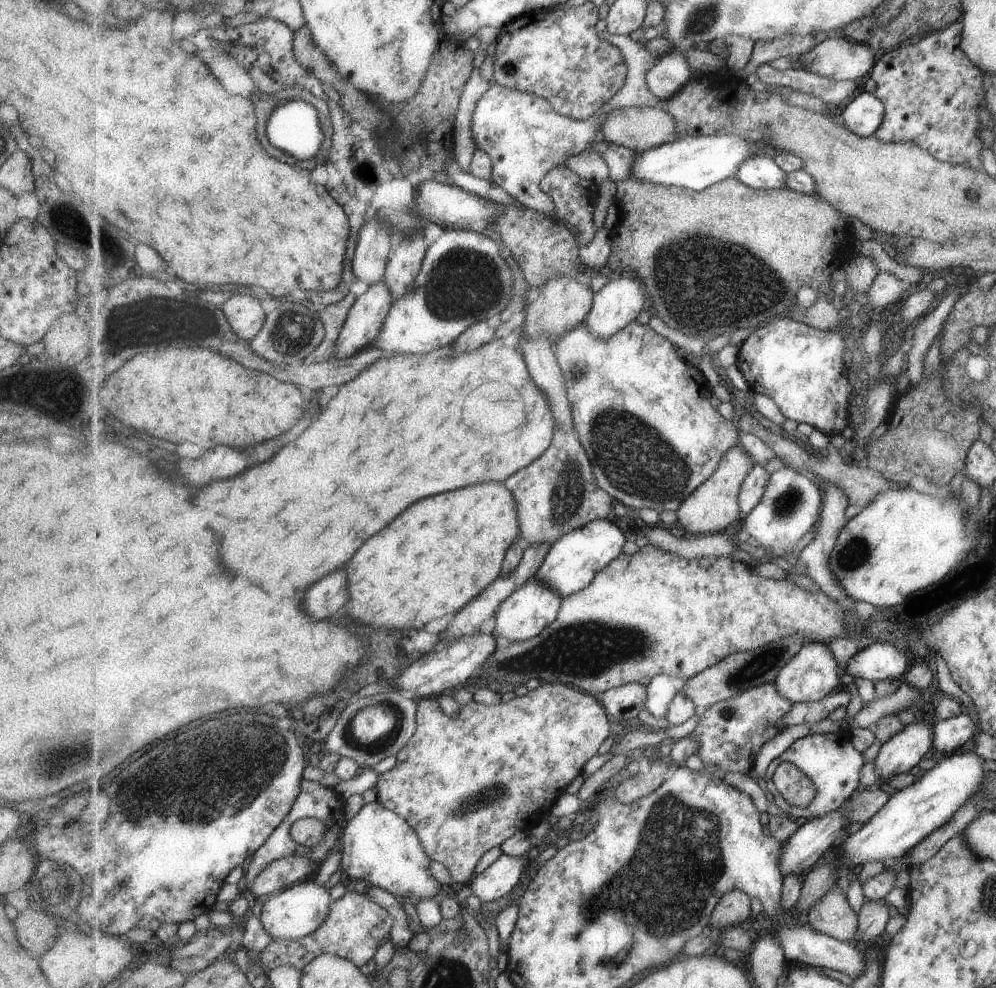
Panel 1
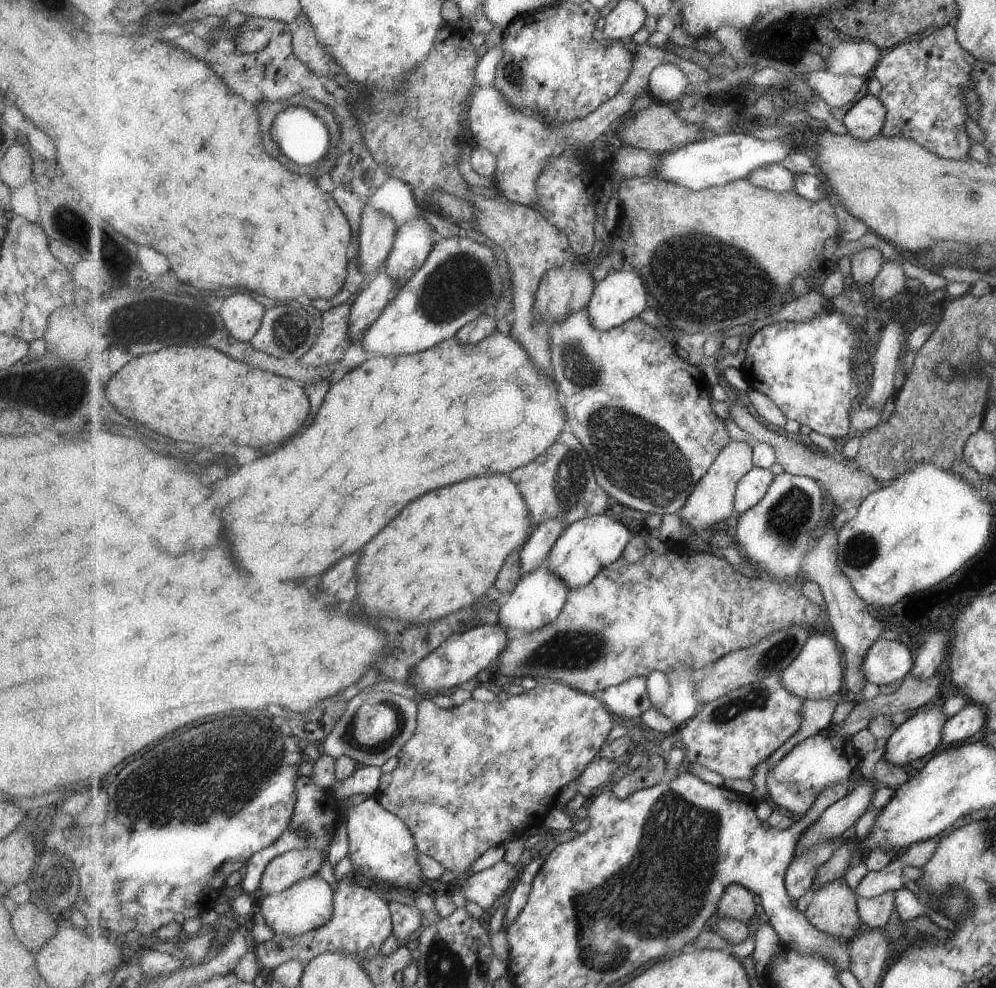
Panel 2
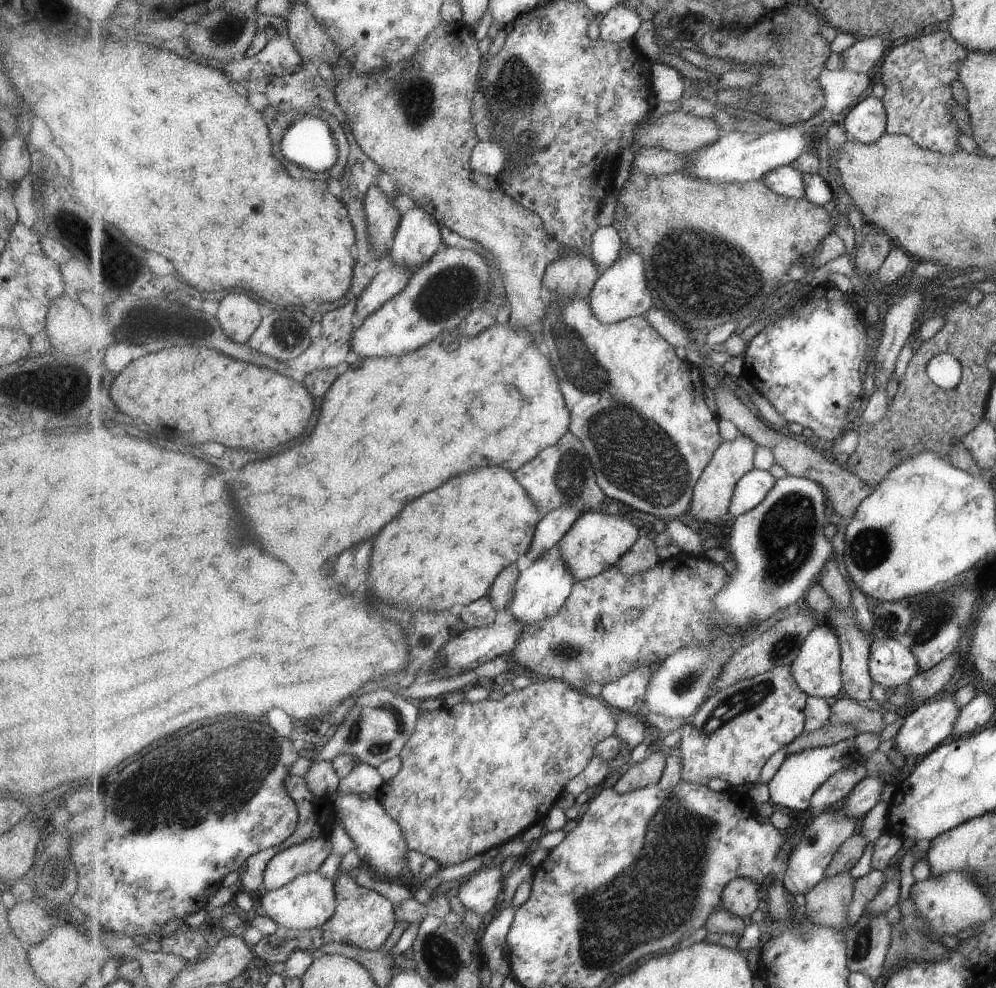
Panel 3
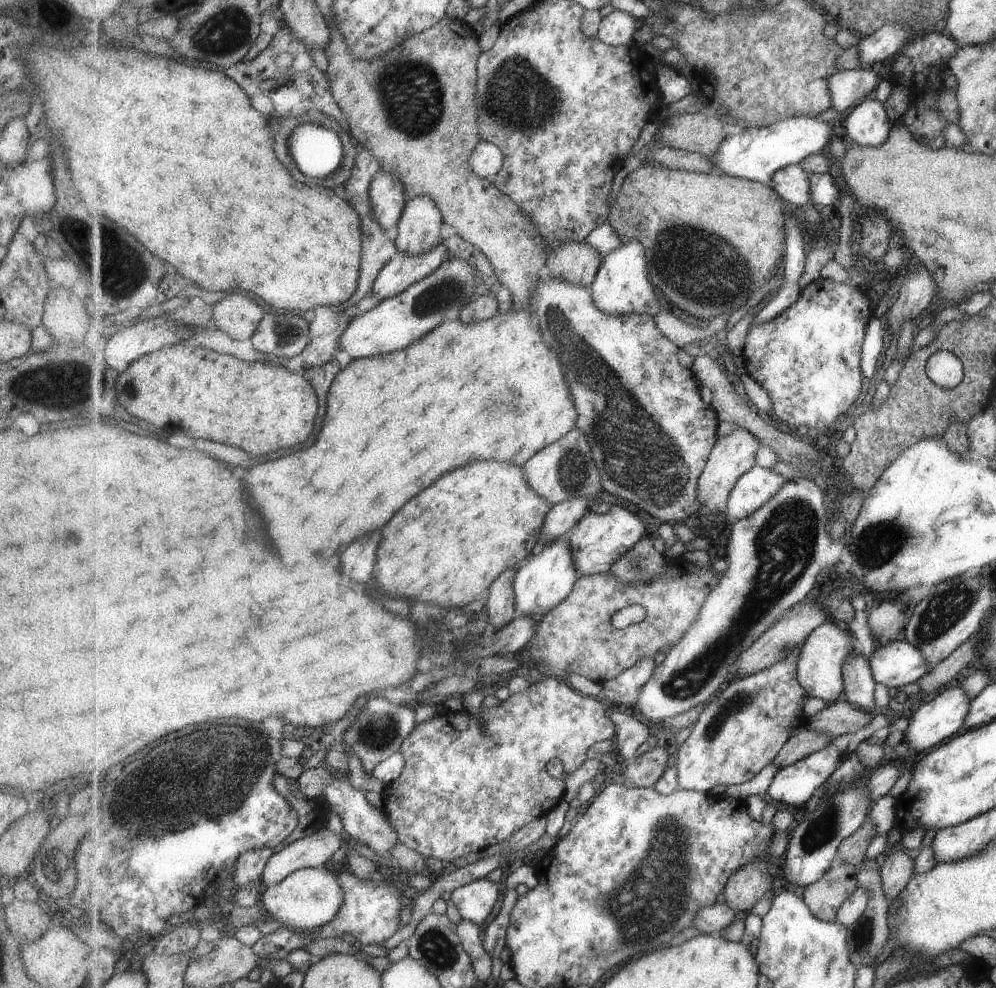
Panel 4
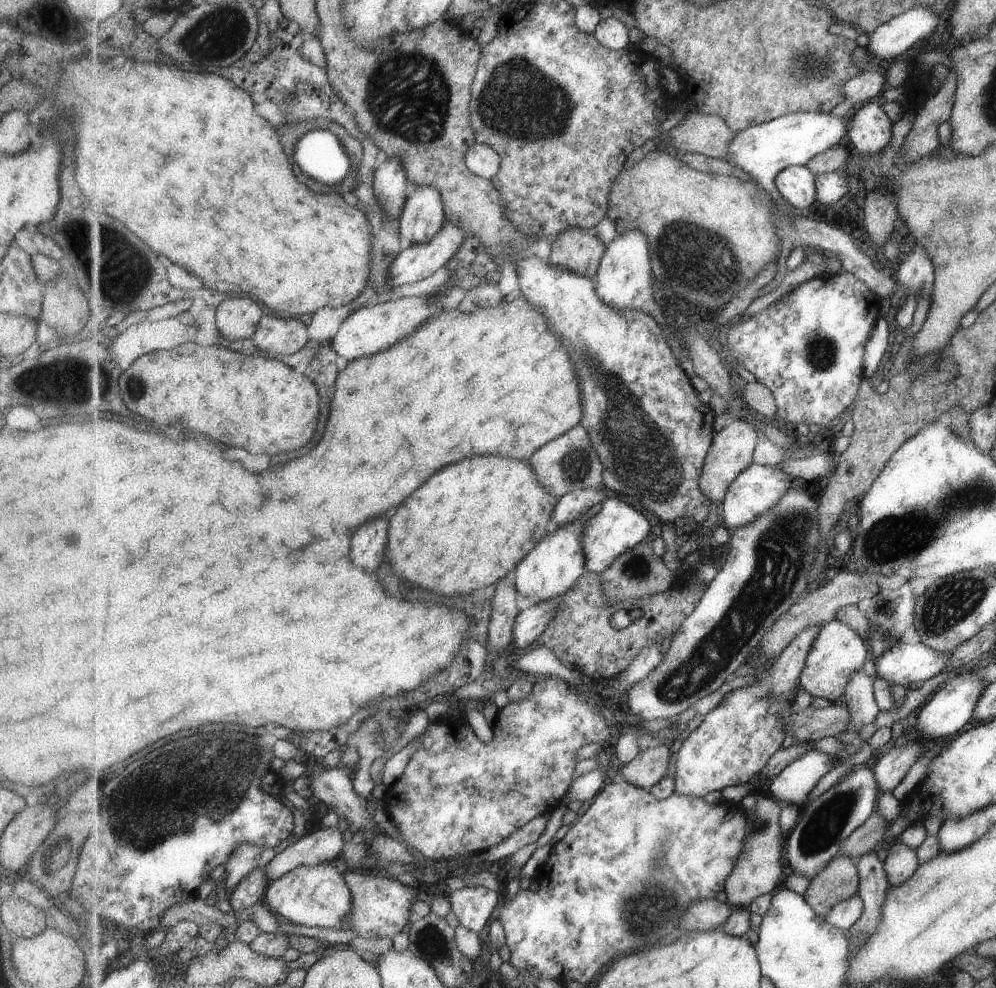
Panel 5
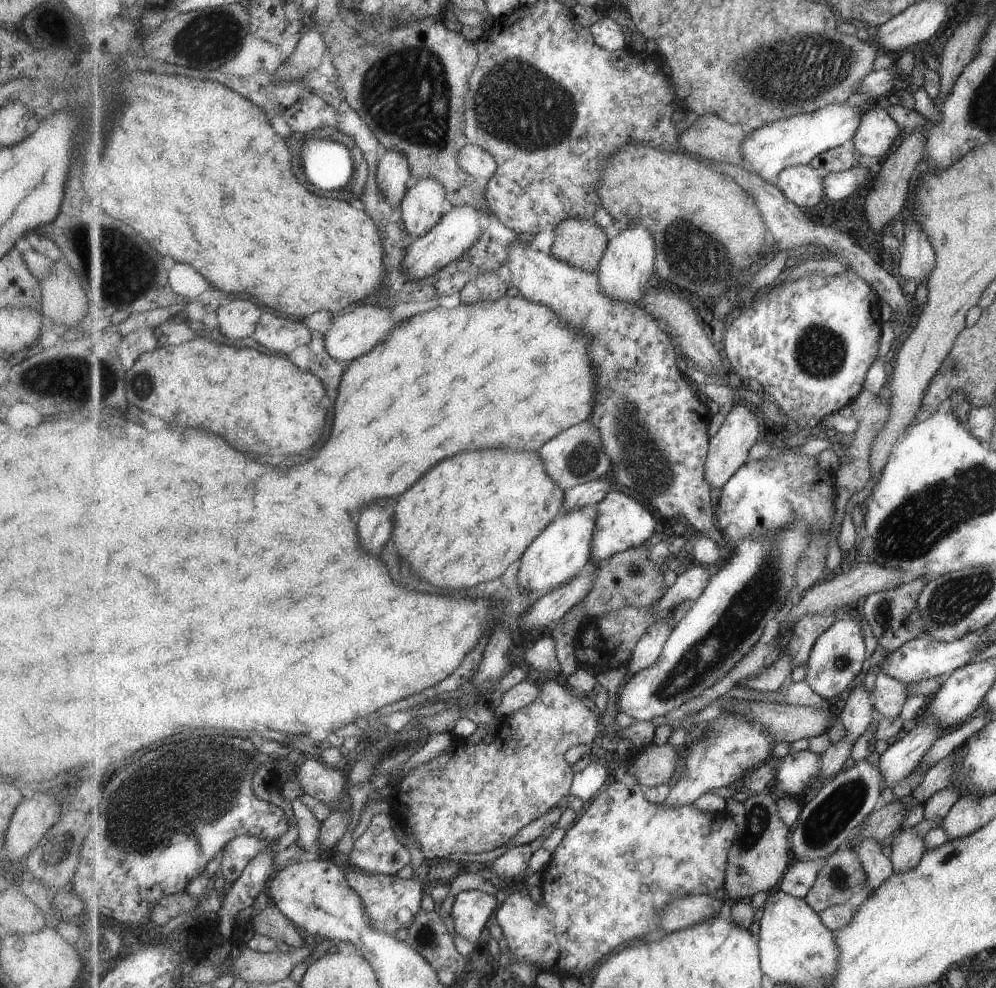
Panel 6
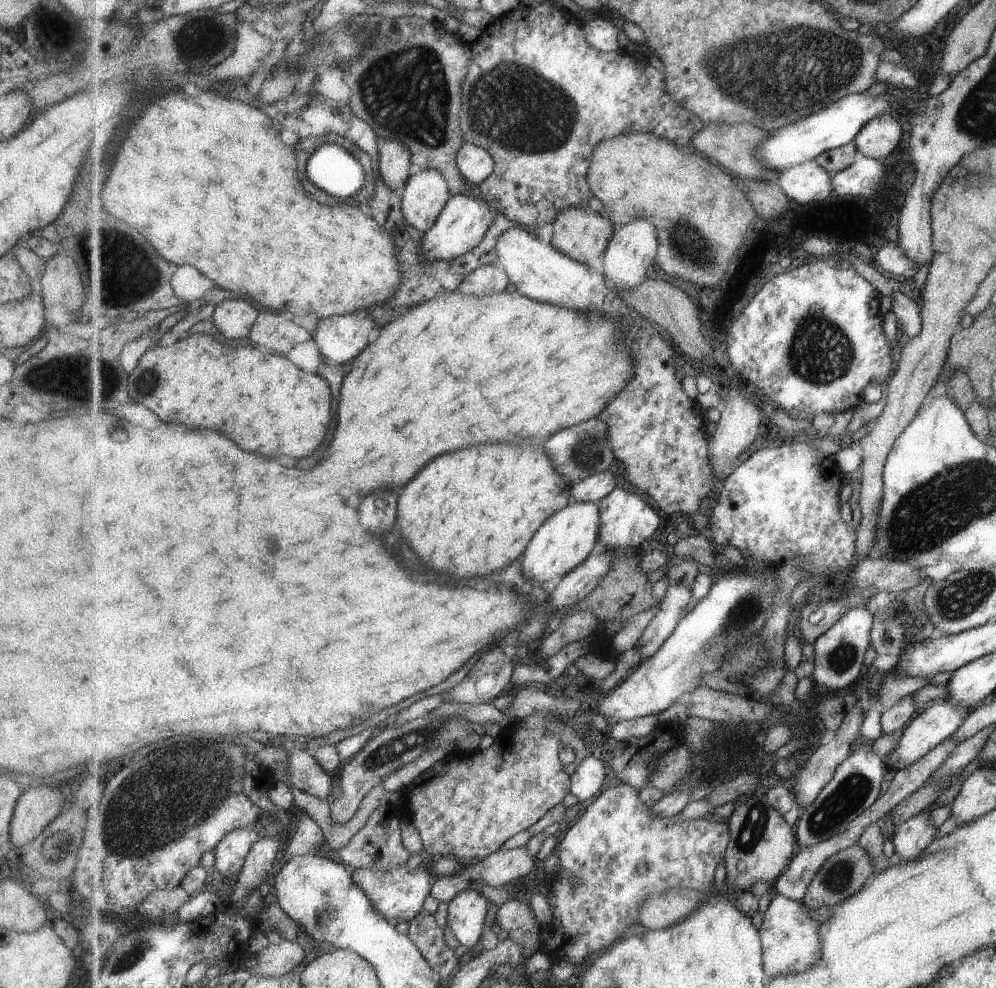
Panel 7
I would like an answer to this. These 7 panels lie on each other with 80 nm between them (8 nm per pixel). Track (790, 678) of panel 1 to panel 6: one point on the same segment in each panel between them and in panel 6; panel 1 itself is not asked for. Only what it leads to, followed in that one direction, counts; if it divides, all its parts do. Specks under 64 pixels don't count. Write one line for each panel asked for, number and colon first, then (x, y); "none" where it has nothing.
2: (816, 673)
3: (818, 670)
4: (821, 670)
5: (838, 653)
6: (839, 656)

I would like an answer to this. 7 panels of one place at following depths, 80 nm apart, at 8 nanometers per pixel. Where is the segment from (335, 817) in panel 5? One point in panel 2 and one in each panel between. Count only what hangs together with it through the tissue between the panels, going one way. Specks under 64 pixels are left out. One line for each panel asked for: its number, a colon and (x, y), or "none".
2: (286, 869)
3: (307, 857)
4: (316, 850)

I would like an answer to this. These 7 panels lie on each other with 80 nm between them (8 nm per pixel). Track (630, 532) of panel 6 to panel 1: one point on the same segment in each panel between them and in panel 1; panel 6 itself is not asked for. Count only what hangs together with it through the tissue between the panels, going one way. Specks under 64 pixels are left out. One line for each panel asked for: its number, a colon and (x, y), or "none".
1: (574, 561)
2: (588, 546)
3: (596, 542)
4: (598, 540)
5: (617, 527)

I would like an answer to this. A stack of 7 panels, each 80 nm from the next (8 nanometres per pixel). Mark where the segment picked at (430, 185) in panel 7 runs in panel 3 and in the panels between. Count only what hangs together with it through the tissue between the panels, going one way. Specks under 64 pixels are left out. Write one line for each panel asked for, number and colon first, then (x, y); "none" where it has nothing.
3: (419, 237)
4: (419, 230)
5: (424, 215)
6: (426, 202)

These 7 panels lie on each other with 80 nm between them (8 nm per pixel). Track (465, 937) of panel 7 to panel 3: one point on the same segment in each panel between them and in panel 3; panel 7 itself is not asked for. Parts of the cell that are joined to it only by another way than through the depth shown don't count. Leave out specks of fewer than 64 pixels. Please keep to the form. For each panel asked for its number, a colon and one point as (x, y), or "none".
3: (478, 894)
4: (474, 902)
5: (473, 906)
6: (471, 911)

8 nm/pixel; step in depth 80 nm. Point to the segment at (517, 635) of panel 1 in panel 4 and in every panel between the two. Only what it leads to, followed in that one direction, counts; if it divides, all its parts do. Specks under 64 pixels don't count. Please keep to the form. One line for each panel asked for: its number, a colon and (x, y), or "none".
2: (539, 597)
3: (542, 589)
4: (541, 585)

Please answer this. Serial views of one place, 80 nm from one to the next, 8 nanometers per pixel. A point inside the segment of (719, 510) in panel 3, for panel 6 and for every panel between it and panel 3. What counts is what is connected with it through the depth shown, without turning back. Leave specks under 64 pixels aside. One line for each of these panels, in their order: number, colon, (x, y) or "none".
4: (734, 455)
5: (733, 450)
6: (729, 450)

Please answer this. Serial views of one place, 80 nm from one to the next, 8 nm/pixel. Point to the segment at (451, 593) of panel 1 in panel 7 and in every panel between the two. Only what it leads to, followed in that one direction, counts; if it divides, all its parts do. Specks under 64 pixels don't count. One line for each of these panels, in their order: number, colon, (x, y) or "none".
2: (478, 524)
3: (436, 559)
4: (488, 519)
5: (500, 510)
6: (474, 515)
7: (471, 512)

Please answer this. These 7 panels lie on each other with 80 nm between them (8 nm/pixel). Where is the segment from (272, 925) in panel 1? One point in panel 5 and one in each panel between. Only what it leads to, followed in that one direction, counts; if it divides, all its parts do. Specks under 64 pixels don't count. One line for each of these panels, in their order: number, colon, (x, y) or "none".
2: (309, 904)
3: (308, 902)
4: (311, 897)
5: (312, 895)

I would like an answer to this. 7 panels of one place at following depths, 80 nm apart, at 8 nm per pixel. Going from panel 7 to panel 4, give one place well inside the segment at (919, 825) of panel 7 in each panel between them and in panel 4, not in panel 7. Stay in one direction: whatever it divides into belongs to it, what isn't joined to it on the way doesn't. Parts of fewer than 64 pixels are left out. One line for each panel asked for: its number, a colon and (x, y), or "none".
4: (897, 870)
5: (901, 862)
6: (907, 847)

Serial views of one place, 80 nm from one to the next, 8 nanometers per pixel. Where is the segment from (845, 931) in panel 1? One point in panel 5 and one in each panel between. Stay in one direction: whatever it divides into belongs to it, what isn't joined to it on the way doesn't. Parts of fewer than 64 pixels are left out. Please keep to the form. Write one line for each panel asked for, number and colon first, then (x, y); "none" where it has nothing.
2: (834, 909)
3: (827, 904)
4: (825, 896)
5: (840, 880)

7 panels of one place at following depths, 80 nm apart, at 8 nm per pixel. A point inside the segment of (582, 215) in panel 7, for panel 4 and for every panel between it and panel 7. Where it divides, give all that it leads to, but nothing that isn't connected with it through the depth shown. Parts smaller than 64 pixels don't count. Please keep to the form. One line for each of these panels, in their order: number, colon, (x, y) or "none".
4: (578, 263)
5: (578, 250)
6: (583, 243)

